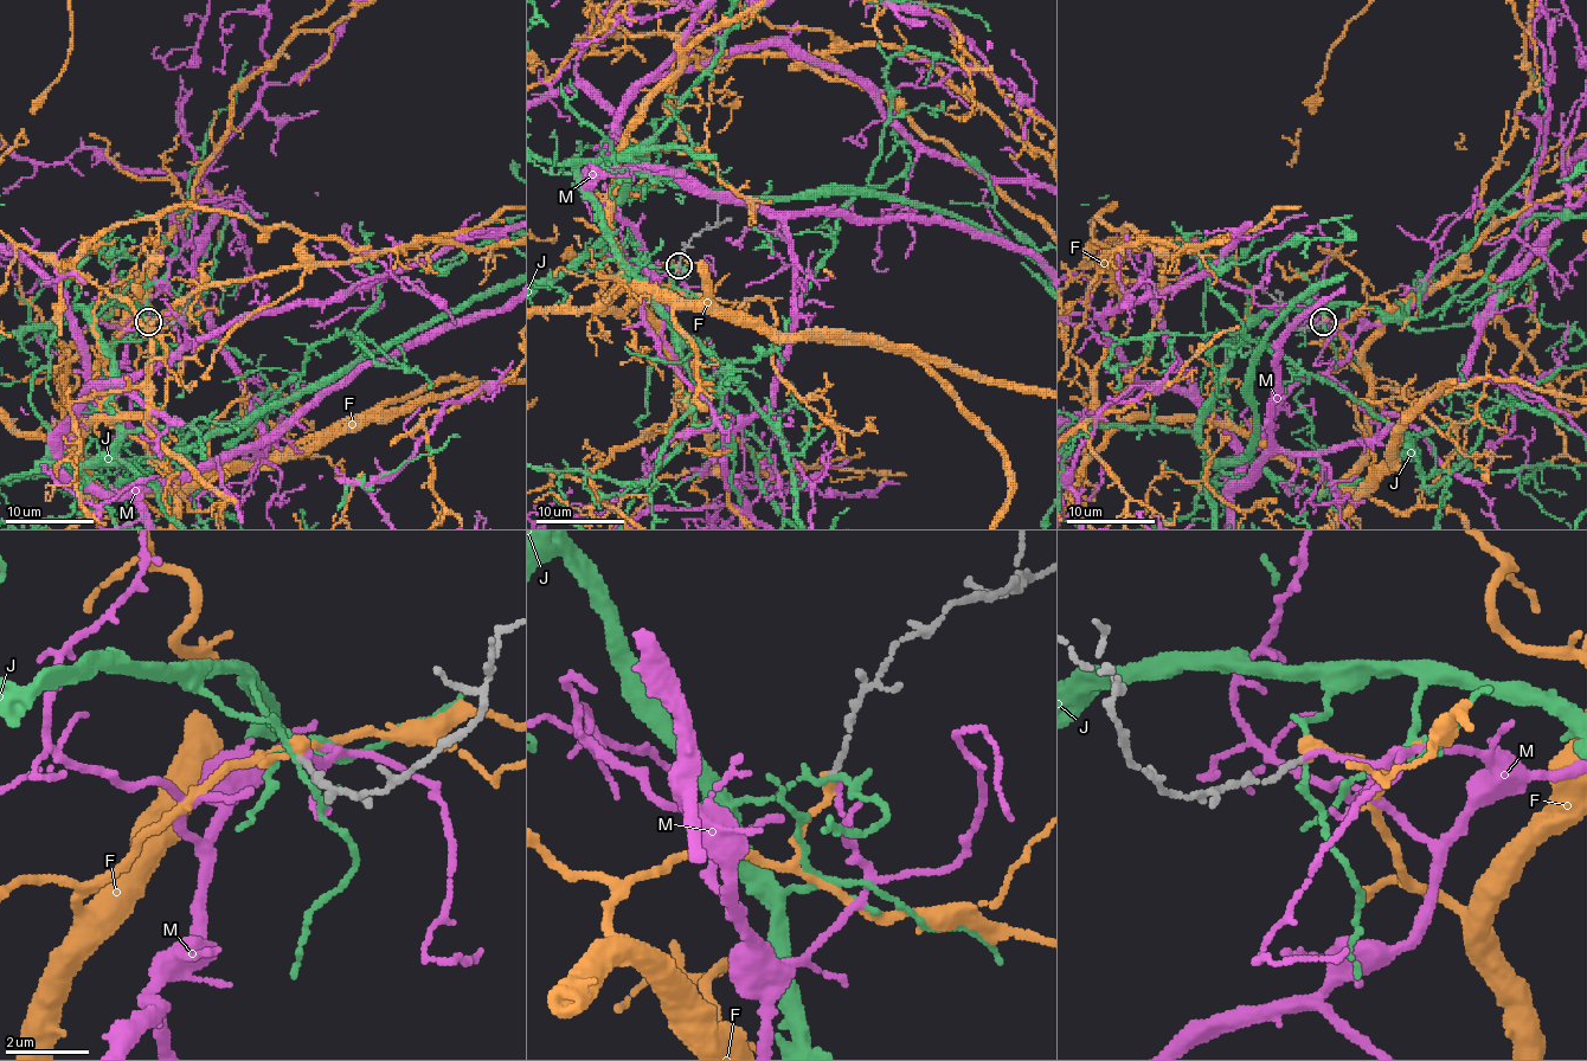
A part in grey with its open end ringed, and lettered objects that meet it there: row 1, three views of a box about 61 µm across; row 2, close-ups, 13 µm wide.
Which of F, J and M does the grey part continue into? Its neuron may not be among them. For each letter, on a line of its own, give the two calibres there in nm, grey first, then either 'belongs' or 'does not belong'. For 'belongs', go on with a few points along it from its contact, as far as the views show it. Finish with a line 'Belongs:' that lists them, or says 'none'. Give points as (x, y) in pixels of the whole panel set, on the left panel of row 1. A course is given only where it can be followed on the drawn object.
F: calibres 130 and 320 nm; does not belong
J: calibres 130 and 100 nm; does not belong
M: calibres 130 and 130 nm; belongs
Belongs: M

